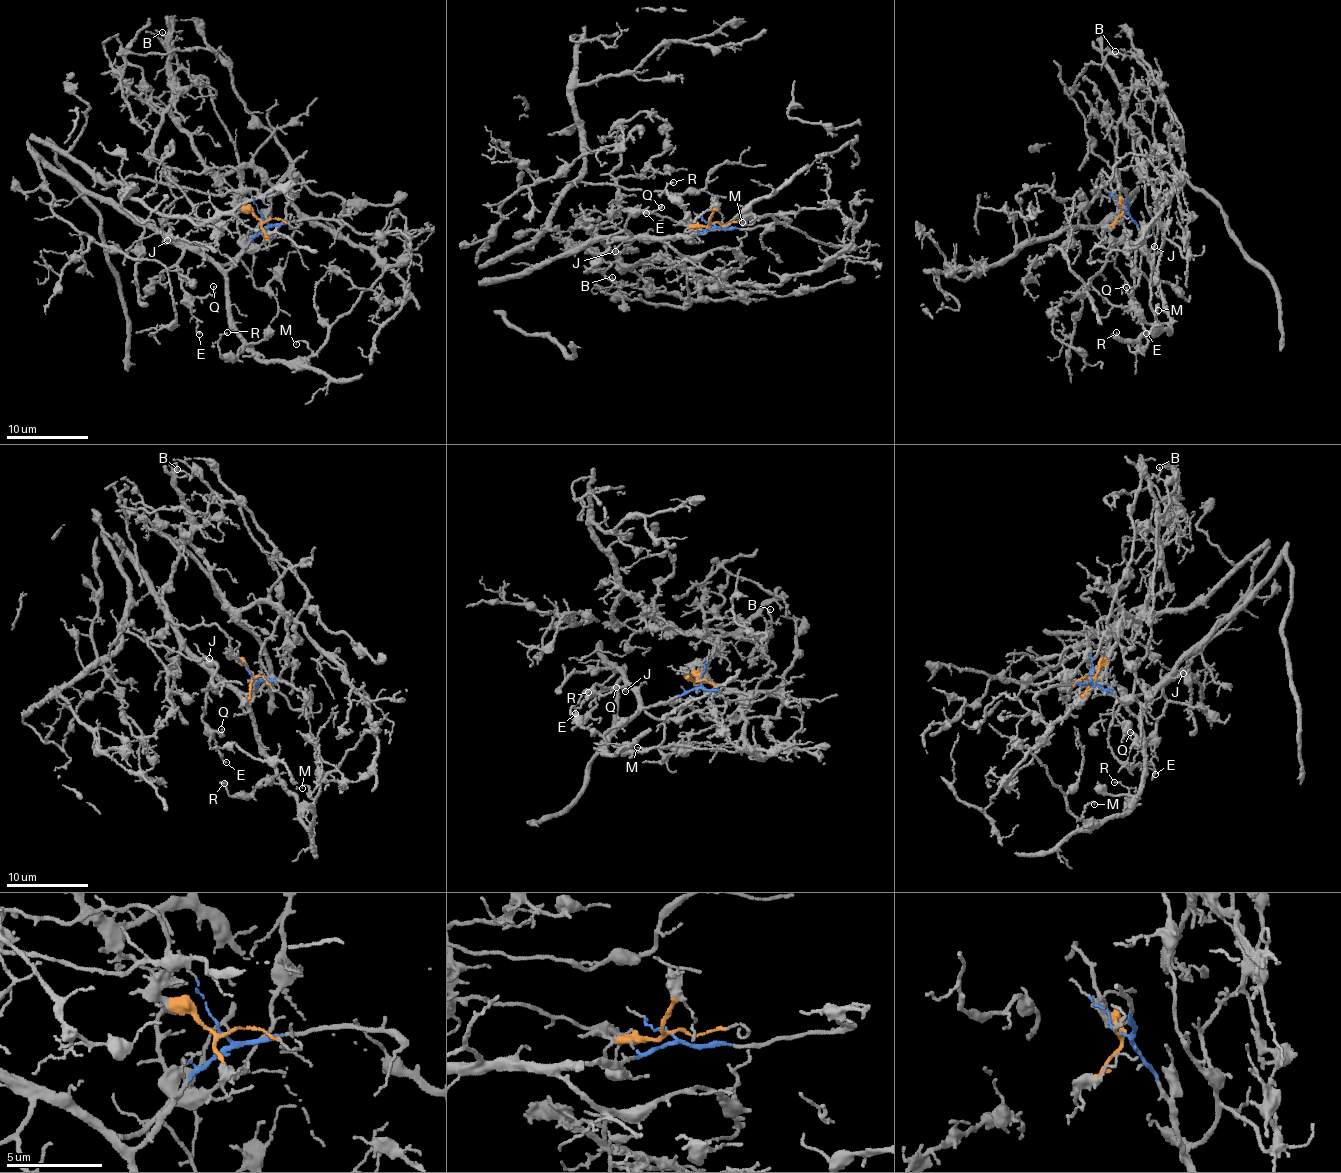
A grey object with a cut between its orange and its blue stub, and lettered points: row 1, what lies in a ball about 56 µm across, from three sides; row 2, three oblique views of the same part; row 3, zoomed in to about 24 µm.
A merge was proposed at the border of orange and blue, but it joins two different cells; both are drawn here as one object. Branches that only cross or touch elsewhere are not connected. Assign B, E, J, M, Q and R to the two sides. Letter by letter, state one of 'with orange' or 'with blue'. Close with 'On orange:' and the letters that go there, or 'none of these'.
B: with blue
E: with blue
J: with blue
M: with blue
Q: with blue
R: with blue
On orange: none of these

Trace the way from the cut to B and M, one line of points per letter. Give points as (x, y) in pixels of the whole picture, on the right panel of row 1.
B: (1121, 206), (1151, 258), (1163, 244), (1157, 204), (1181, 167), (1183, 129), (1159, 75), (1114, 52)
M: (1121, 206), (1142, 236), (1163, 312), (1169, 319), (1169, 331), (1169, 328), (1158, 328), (1158, 310)

